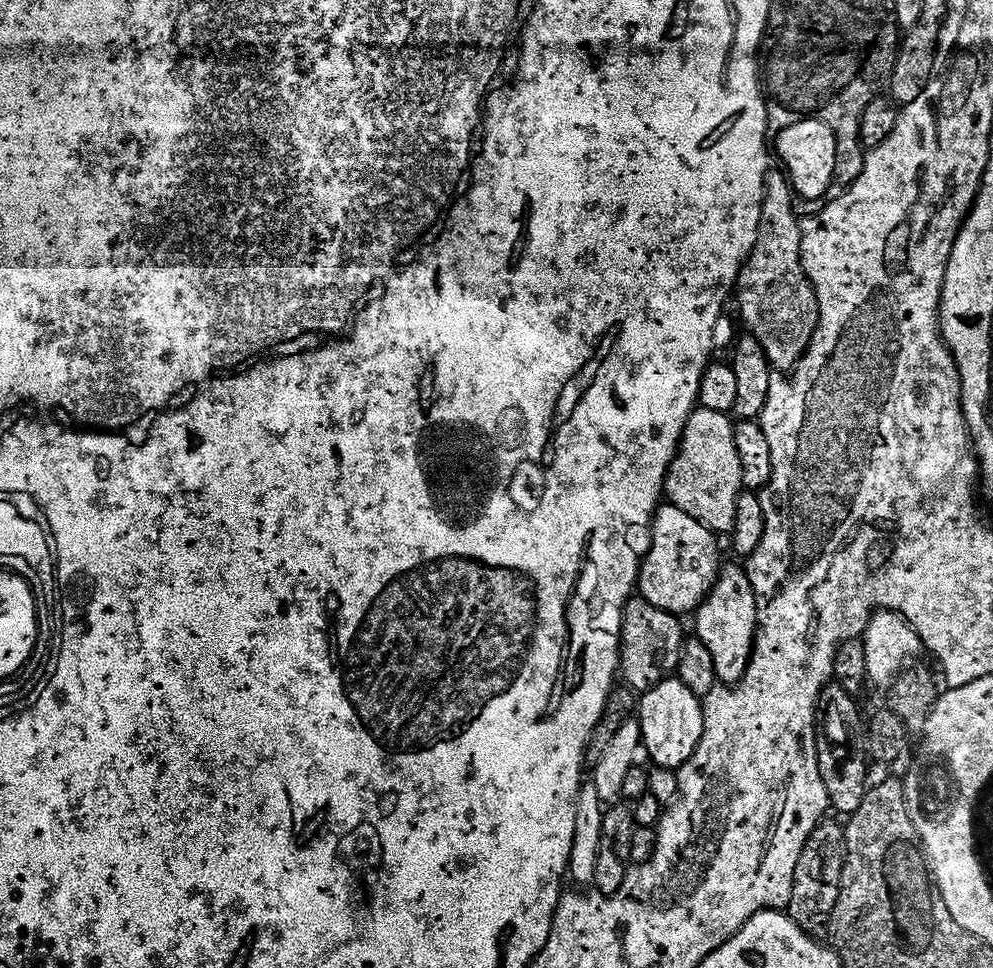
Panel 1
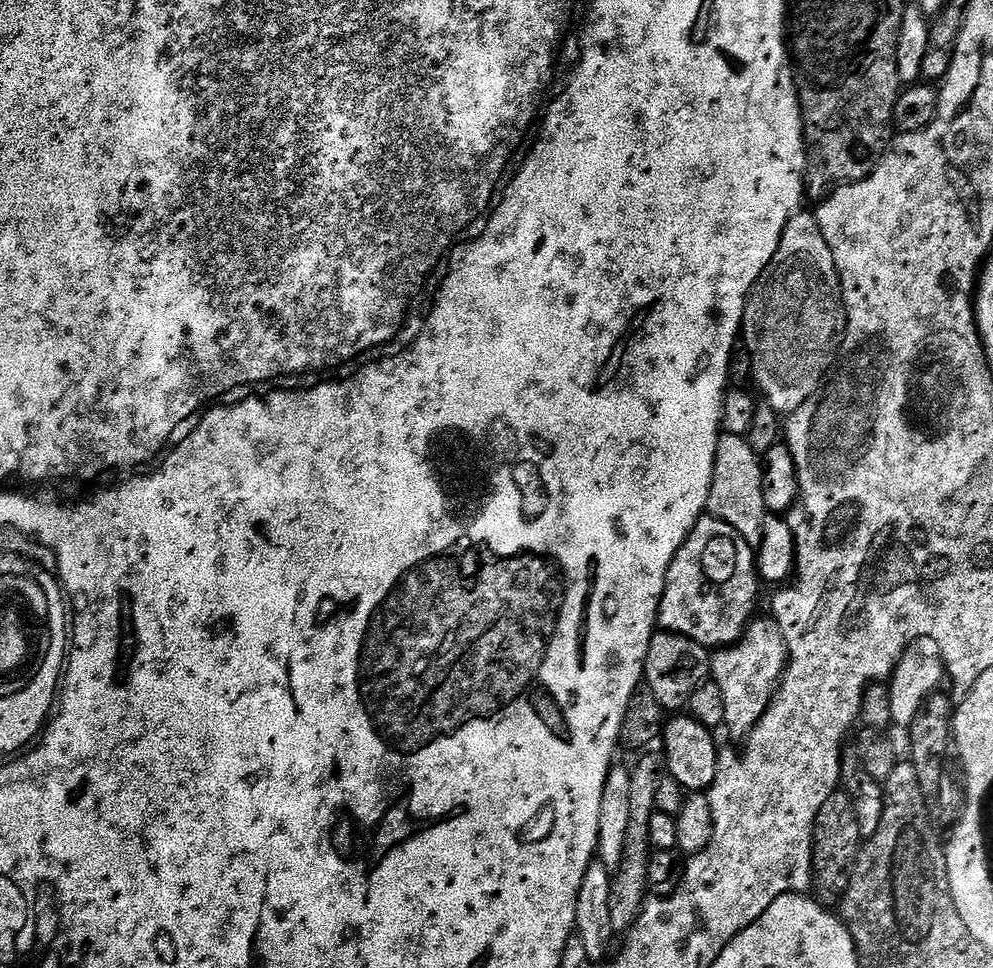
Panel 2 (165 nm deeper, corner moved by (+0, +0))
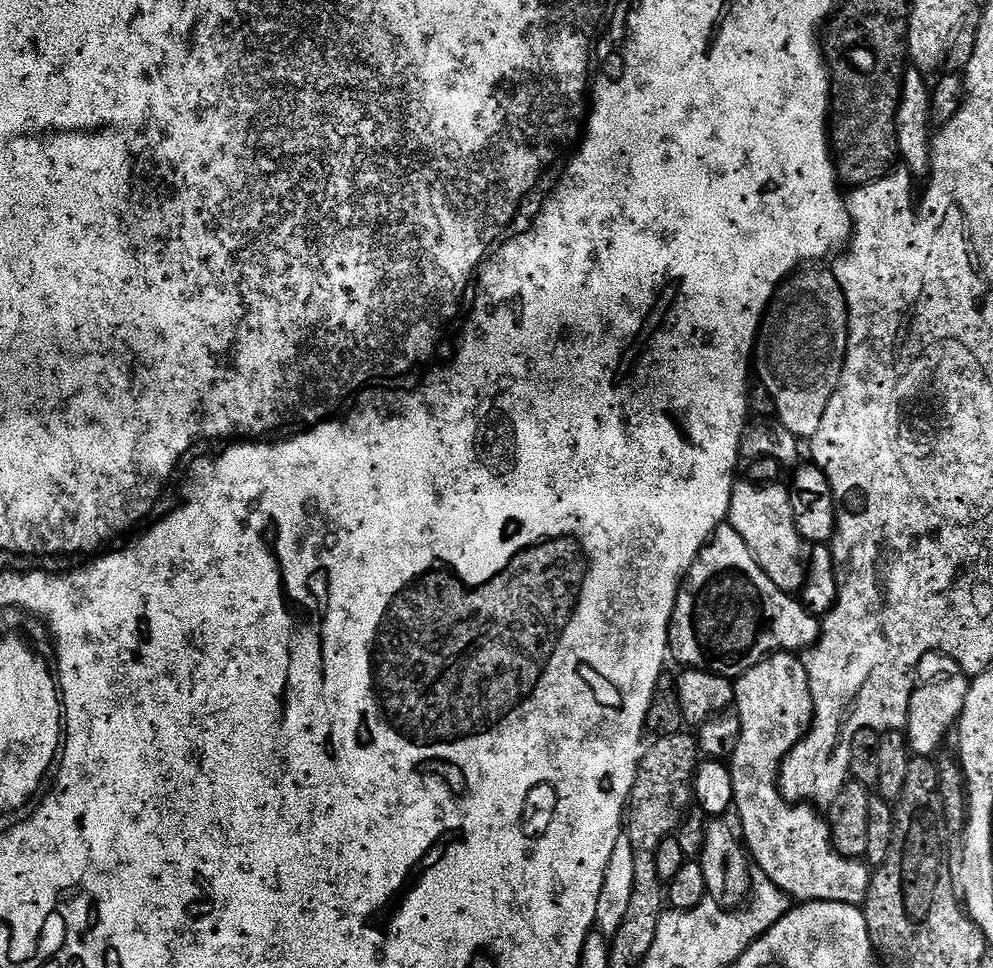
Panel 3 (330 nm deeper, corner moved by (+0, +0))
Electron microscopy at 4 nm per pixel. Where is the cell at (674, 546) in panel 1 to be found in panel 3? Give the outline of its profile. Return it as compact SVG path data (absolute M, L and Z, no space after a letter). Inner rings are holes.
M721 526L704 545L681 583L668 627L668 650L671 659L676 659L684 668L701 668L735 678L776 652L803 653L820 639L820 626L821 621L809 614L795 595L778 590L778 586L770 582L754 554L750 554L750 546L742 542L742 534L730 526Z

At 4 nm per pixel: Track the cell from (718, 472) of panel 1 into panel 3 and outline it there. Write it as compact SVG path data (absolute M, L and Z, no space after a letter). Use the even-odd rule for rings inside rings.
M747 478L737 479L732 487L727 523L742 534L742 542L750 546L750 554L754 554L758 566L778 590L799 593L806 579L806 542L798 534L794 506L790 506L790 494L783 483L753 484Z

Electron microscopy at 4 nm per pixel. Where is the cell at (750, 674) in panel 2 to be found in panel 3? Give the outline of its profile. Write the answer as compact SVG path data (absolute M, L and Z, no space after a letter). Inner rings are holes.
M776 652L758 662L758 666L746 670L746 674L735 677L734 687L734 712L740 716L741 732L737 748L730 757L730 767L736 799L734 812L735 815L740 815L738 828L749 857L762 875L770 878L773 886L788 896L789 901L805 904L842 902L863 905L872 881L872 872L864 865L865 861L851 860L838 854L838 850L832 844L827 819L811 803L793 802L780 793L780 767L783 766L790 750L794 750L794 746L804 739L804 735L812 727L810 678L806 674L803 659L791 652Z

